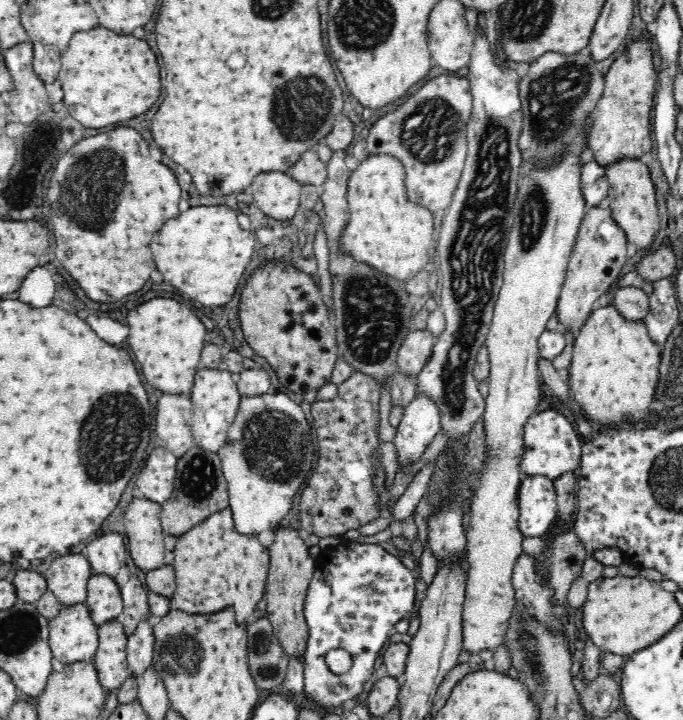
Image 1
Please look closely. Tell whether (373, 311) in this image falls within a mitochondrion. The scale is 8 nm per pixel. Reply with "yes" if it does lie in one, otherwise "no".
yes

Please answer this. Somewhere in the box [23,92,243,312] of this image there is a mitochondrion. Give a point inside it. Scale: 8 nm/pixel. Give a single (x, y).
(89, 193)

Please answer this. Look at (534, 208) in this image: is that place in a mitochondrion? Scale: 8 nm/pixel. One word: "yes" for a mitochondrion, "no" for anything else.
yes

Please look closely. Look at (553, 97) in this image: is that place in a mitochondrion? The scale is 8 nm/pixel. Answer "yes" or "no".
yes

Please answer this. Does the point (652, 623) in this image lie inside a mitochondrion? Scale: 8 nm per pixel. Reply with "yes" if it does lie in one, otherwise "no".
no

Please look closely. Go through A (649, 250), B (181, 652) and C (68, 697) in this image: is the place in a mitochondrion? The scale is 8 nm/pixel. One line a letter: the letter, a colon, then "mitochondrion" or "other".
A: other
B: mitochondrion
C: other

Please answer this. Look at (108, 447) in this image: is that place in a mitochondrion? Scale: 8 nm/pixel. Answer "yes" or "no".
yes

